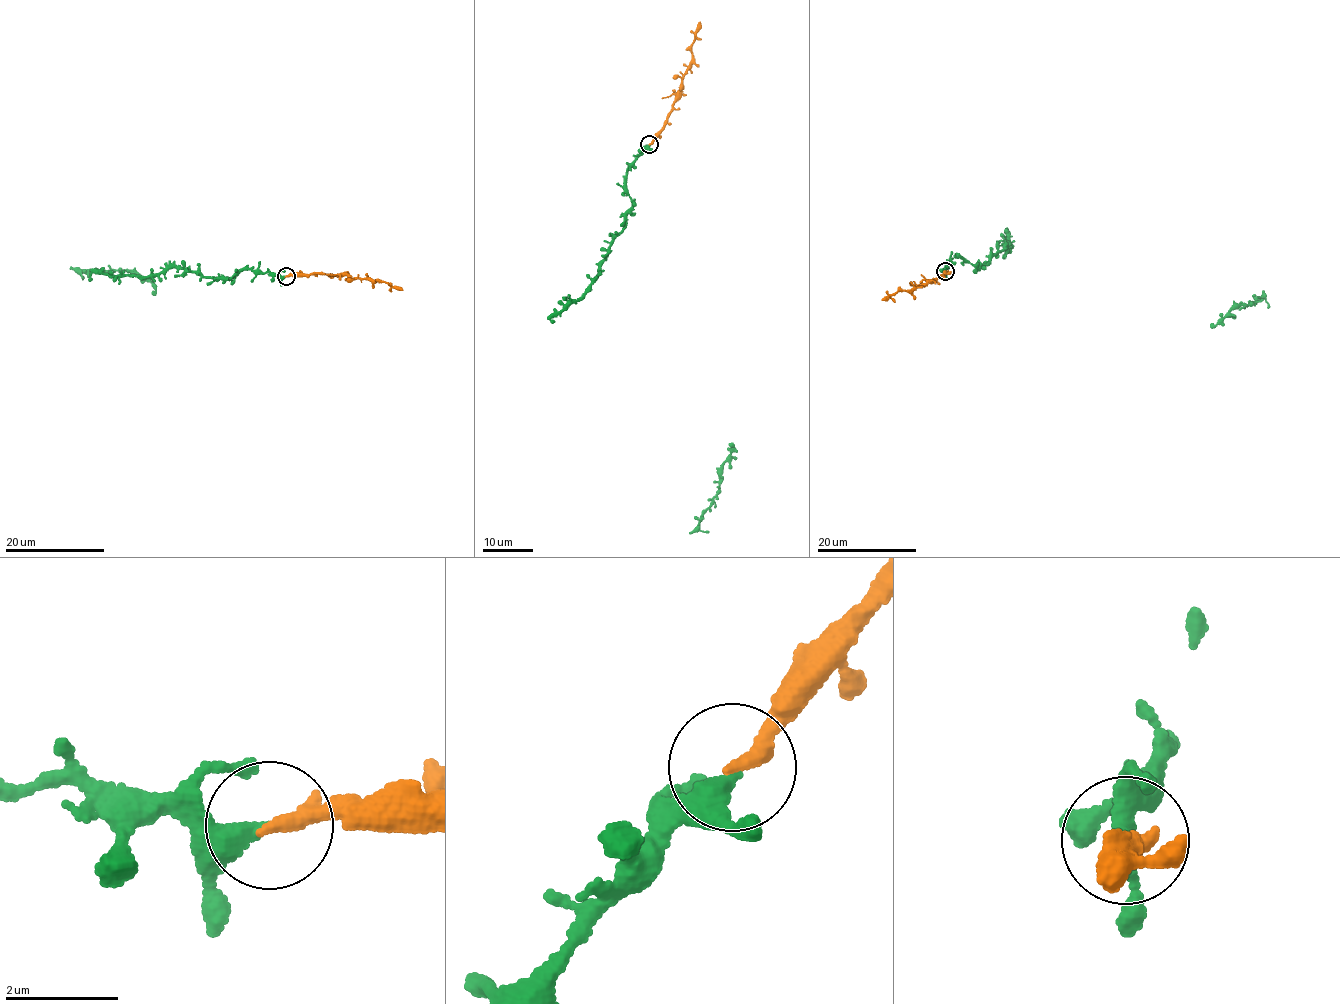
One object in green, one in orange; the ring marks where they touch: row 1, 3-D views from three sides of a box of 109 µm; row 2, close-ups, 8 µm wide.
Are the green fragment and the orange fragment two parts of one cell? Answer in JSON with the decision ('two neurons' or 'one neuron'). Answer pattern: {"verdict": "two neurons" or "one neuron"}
{"verdict": "one neuron"}

